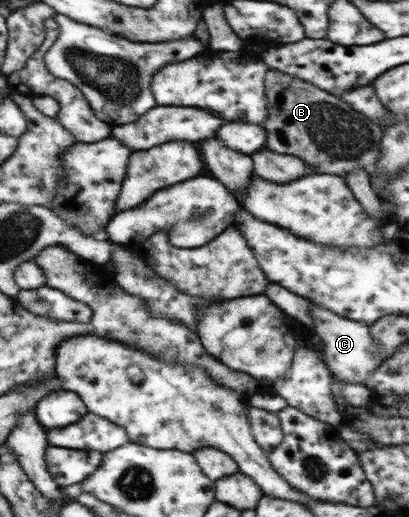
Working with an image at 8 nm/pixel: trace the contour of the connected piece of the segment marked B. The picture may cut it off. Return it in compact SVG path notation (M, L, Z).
M269 70L265 75L267 120L265 148L285 155L295 155L317 174L343 176L353 169L375 171L381 157L379 143L383 127L365 117L348 103L325 93L315 84L295 78L279 70Z

